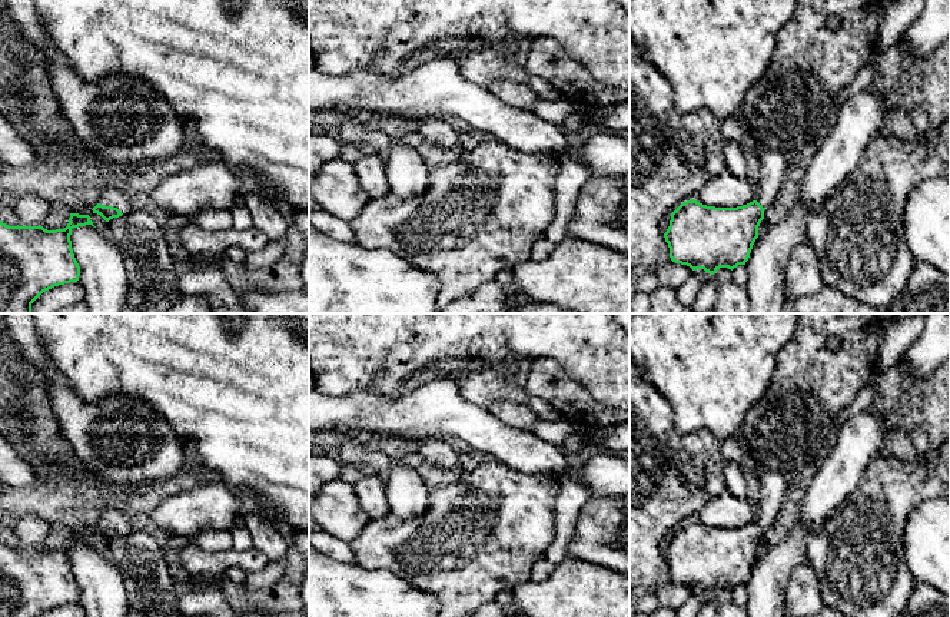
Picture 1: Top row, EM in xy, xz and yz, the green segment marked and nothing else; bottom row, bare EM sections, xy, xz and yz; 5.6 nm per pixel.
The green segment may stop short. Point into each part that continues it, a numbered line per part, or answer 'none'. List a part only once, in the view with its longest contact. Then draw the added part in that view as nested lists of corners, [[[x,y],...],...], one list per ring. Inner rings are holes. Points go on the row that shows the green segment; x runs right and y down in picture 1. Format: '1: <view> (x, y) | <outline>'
1: xy (122, 120) | [[[4,0],[11,19],[23,37],[40,52],[47,64],[47,77],[59,102],[62,117],[74,135],[96,156],[100,173],[93,183],[100,190],[99,203],[117,208],[123,215],[130,212],[137,200],[130,193],[126,176],[143,173],[146,166],[177,155],[185,142],[185,120],[170,103],[142,79],[123,73],[110,74],[96,83],[86,83],[70,67],[47,37],[34,0]]]

